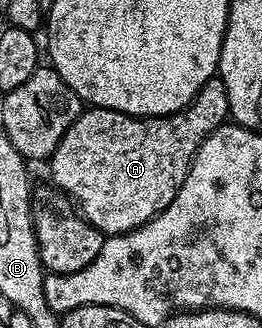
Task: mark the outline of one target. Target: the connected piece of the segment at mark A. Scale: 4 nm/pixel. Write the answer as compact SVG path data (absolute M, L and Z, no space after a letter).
M221 77L209 79L197 97L175 115L139 117L125 115L107 107L90 107L83 110L68 129L68 133L64 133L60 145L56 145L51 153L48 160L51 179L49 182L69 196L82 218L97 231L101 231L103 236L135 231L136 228L143 227L149 219L155 219L174 200L180 185L184 185L184 177L188 177L194 154L216 128L227 122L229 113L228 89L224 89Z

